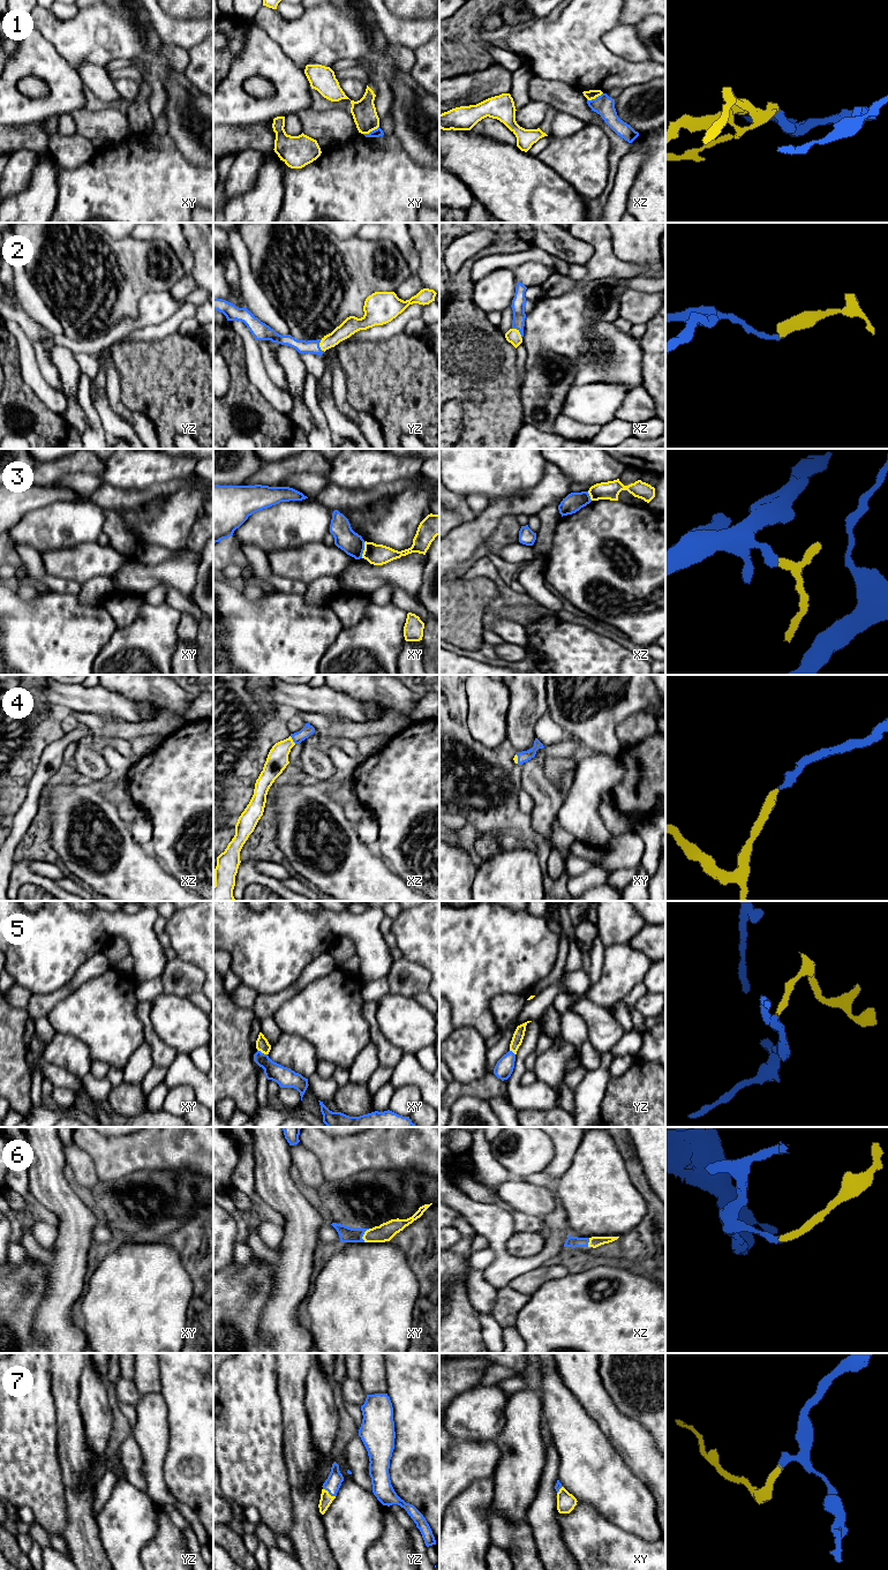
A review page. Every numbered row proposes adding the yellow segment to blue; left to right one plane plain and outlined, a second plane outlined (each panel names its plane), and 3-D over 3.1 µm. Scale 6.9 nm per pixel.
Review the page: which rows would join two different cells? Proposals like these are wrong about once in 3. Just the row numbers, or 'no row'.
1, 3

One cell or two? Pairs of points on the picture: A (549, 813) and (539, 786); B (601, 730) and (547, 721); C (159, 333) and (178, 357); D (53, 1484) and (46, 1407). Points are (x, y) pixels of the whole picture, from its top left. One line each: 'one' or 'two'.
A: one
B: two
C: two
D: one

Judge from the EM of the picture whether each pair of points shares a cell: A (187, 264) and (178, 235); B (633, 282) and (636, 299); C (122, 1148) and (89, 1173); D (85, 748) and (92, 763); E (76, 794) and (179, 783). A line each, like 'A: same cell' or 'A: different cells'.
A: same cell
B: different cells
C: different cells
D: same cell
E: different cells

